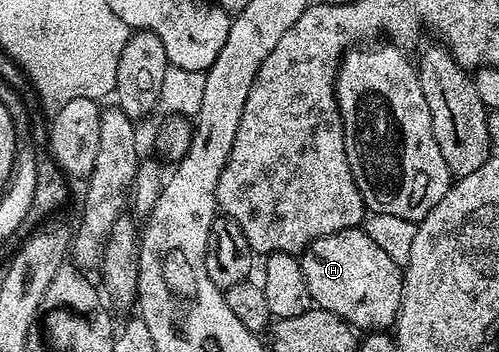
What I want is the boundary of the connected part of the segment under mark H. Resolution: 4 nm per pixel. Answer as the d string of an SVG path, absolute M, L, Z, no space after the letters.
M361 227L316 238L300 259L310 299L317 307L335 312L358 330L386 330L397 321L402 311L403 269Z

